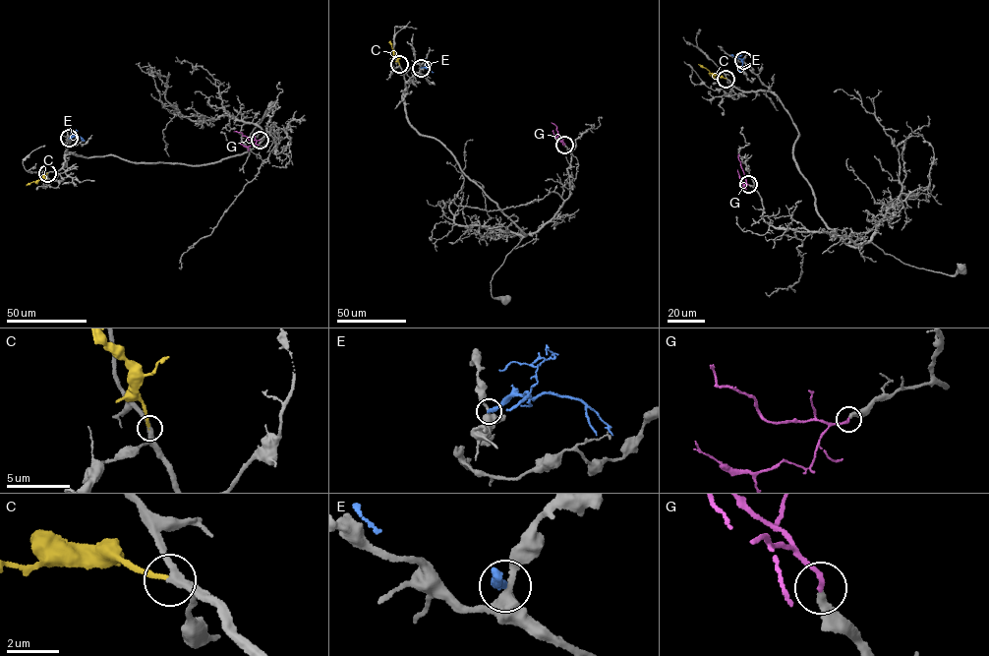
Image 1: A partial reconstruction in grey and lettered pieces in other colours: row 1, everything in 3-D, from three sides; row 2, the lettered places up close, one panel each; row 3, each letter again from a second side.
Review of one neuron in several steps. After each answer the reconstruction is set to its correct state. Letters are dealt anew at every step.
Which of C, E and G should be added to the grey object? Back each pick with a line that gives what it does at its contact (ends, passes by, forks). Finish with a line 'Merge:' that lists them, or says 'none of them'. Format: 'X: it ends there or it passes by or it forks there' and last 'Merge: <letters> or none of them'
C: it ends there
G: it ends there
Merge: C, G

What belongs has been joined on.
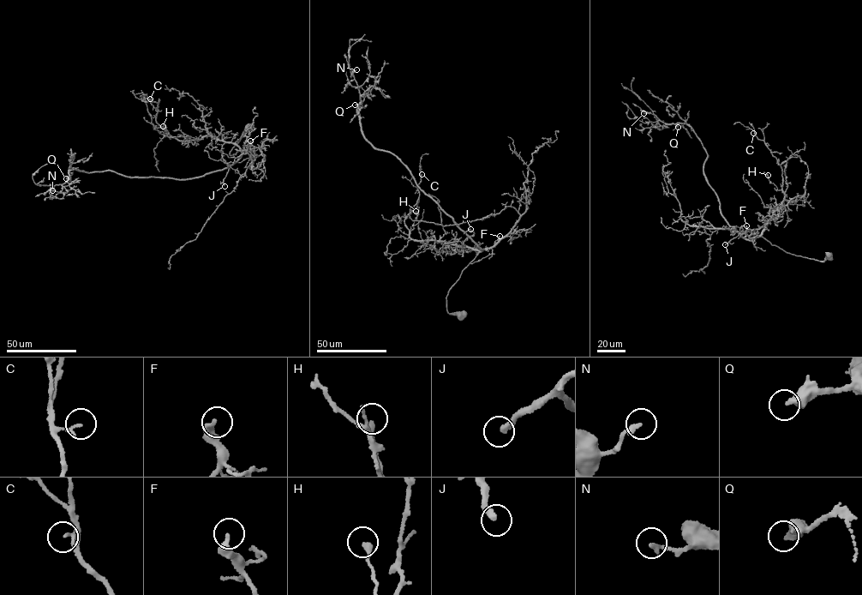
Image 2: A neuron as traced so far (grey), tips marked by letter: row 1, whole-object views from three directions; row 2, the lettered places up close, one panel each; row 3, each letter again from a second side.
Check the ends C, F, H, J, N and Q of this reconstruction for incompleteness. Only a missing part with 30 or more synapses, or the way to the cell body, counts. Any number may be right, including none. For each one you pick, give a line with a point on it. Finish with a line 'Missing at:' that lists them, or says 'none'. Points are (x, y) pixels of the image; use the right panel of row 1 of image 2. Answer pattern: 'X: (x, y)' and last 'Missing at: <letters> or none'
Q: (678, 127)
Missing at: Q

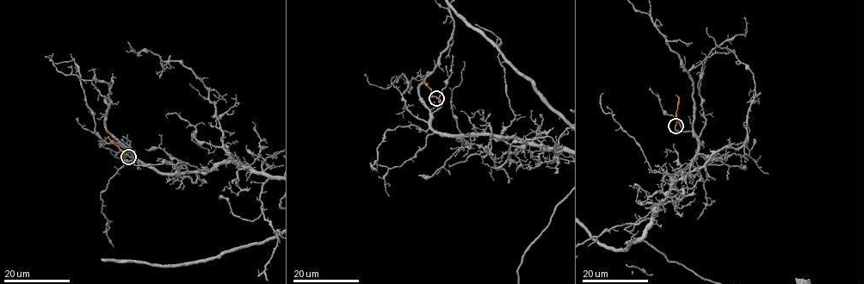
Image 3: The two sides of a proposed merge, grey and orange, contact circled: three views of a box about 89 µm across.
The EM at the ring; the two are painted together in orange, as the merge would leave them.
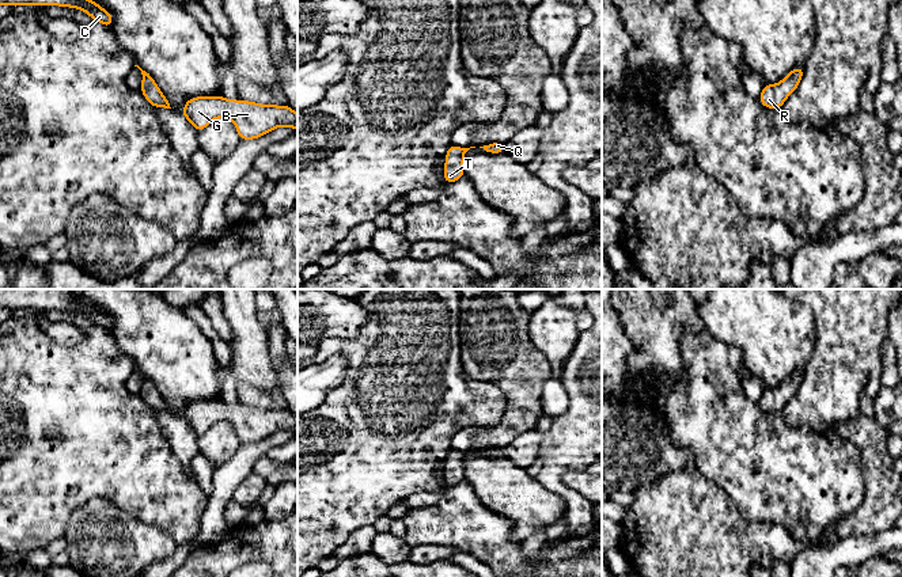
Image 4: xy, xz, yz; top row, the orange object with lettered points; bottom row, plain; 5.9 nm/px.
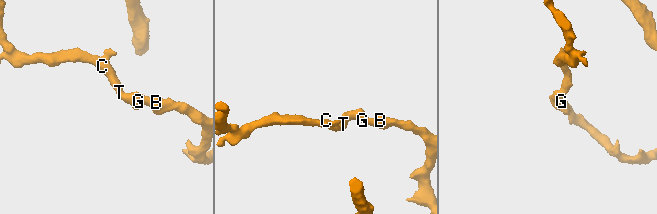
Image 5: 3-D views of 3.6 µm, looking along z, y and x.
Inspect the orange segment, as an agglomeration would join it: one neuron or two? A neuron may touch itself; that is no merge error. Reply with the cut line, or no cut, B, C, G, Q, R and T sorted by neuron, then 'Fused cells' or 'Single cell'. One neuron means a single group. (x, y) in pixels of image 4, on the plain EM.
No split. Groups: B C G Q R T. Single cell

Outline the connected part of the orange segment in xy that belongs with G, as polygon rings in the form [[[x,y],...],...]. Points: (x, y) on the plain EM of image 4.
[[[197,401],[189,403],[181,417],[197,436],[219,421],[227,421],[234,425],[240,444],[258,443],[280,430],[297,434],[297,418],[288,409],[265,410],[240,403],[228,405],[223,401]]]

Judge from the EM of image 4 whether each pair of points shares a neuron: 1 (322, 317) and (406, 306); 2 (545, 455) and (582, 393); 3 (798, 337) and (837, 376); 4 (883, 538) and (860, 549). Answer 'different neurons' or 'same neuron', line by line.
1: different neurons
2: same neuron
3: different neurons
4: same neuron

